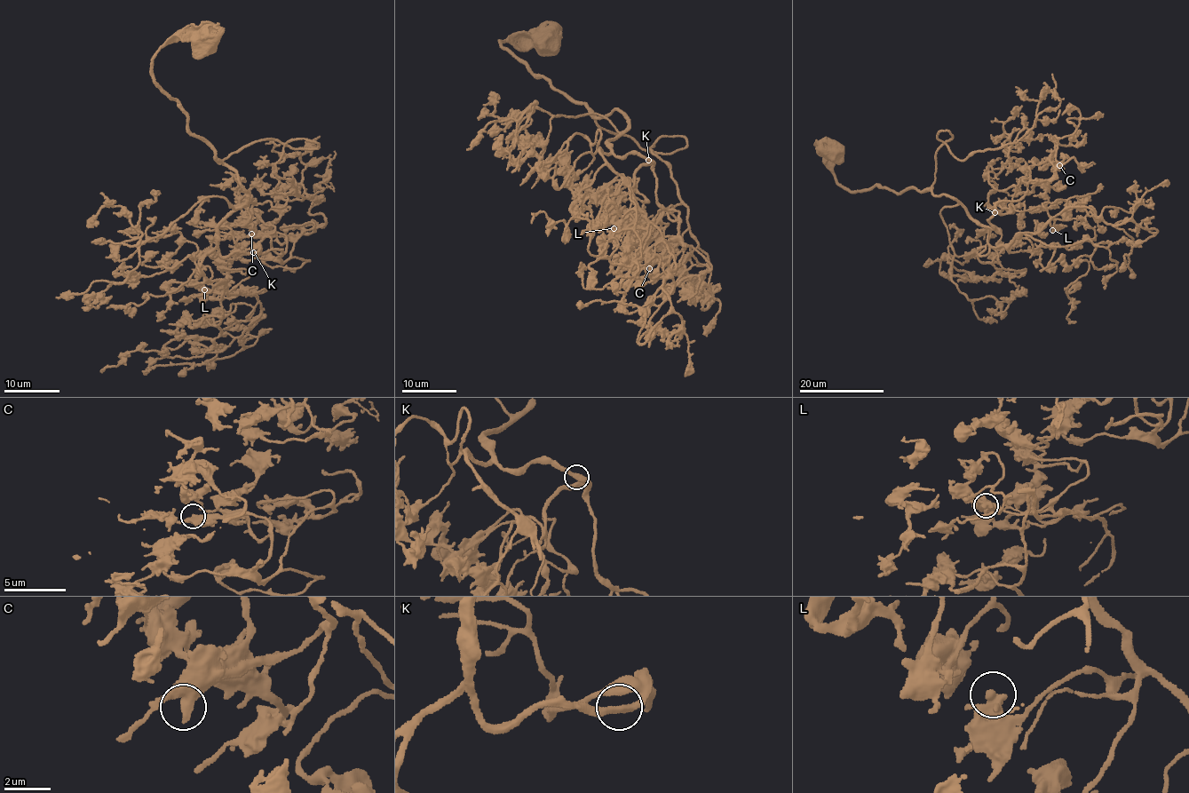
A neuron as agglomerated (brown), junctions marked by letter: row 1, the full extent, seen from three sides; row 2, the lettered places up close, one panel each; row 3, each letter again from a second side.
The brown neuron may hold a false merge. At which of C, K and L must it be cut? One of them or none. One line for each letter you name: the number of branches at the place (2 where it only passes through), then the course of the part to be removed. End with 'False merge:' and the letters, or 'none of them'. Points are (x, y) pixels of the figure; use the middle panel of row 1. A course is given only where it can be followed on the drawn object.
False merge: none of them

